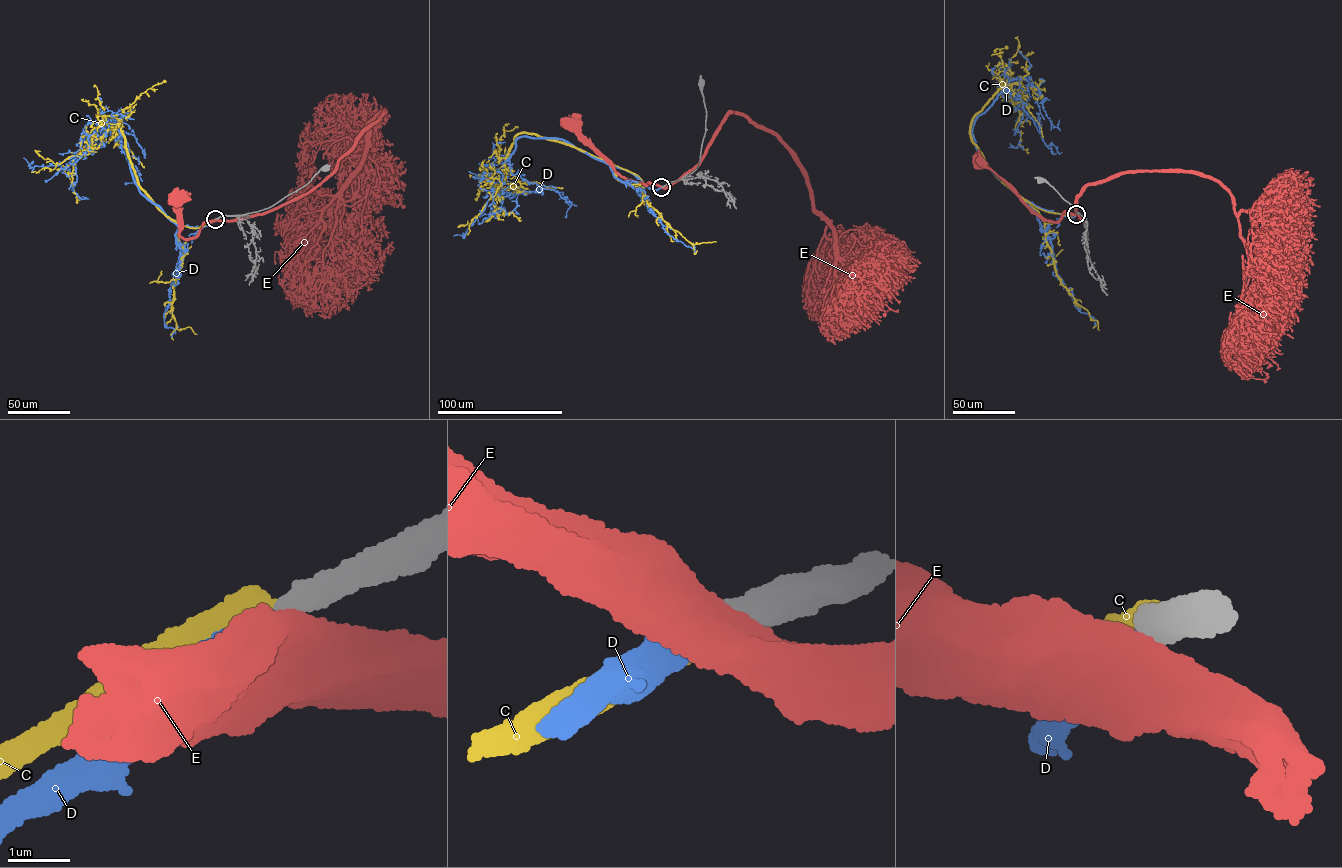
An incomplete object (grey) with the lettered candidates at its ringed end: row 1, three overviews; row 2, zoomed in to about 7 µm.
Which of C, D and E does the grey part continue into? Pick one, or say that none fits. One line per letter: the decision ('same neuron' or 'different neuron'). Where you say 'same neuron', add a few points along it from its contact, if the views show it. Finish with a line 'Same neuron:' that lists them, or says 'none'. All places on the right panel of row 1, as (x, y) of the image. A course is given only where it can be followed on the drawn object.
C: different neuron
D: same neuron; course (1076, 214), (1022, 199), (981, 160), (976, 119), (1010, 80), (1023, 91), (1012, 92), (1016, 108), (1021, 94)
E: different neuron
Same neuron: D

